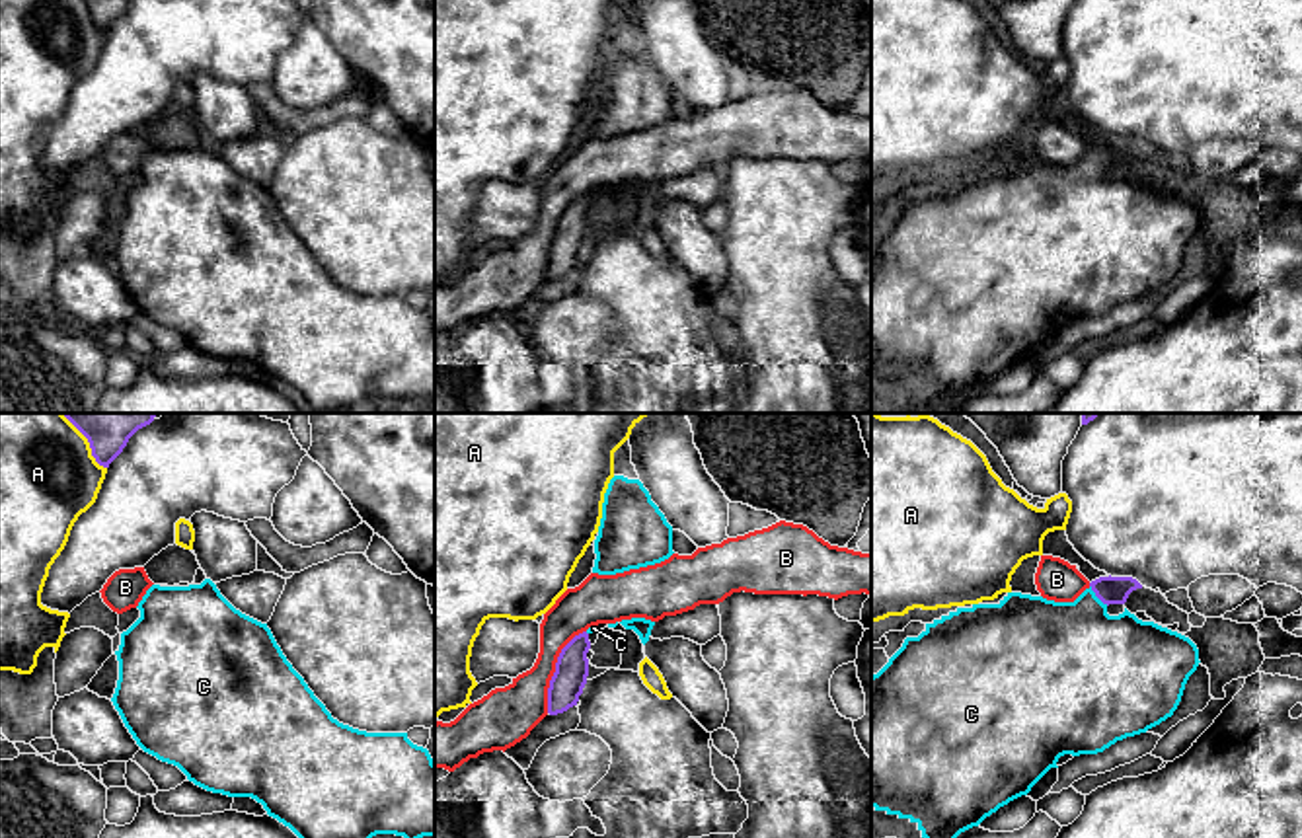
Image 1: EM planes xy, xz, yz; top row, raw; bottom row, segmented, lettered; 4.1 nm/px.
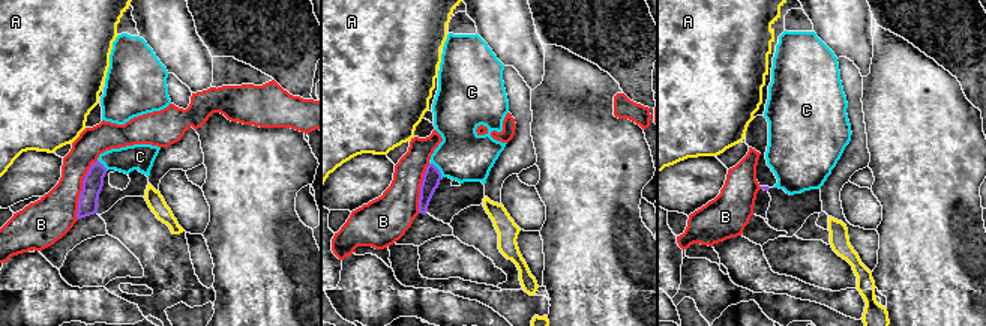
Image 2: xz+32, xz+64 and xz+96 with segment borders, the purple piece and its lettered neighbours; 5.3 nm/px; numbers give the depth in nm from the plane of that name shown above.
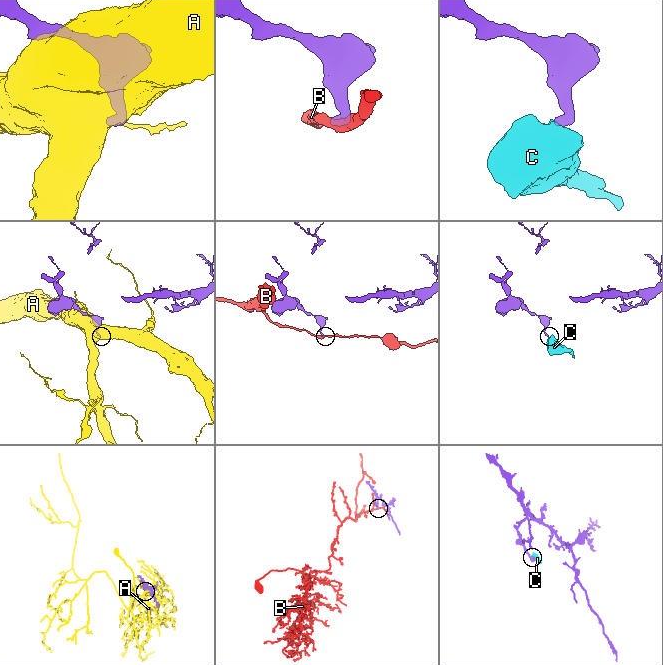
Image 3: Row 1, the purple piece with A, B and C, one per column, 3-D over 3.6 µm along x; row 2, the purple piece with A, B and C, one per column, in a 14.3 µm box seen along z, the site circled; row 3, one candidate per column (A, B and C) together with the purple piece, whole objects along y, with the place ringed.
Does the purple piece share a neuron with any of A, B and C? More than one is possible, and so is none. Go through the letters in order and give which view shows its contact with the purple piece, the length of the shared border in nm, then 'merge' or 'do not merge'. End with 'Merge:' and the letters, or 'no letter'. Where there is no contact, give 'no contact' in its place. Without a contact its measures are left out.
A: contact in xy; length 160 nm; do not merge
B: contact in xz; length 380 nm; do not merge
C: contact in yz; length 120 nm; merge
Merge: C

